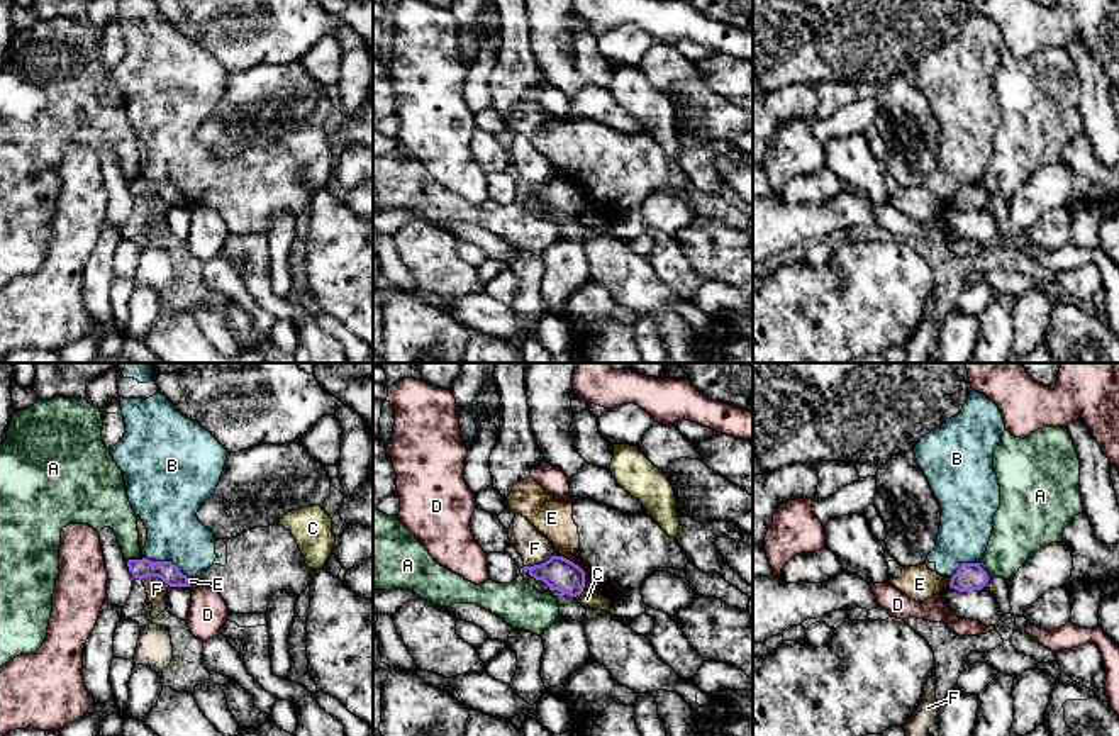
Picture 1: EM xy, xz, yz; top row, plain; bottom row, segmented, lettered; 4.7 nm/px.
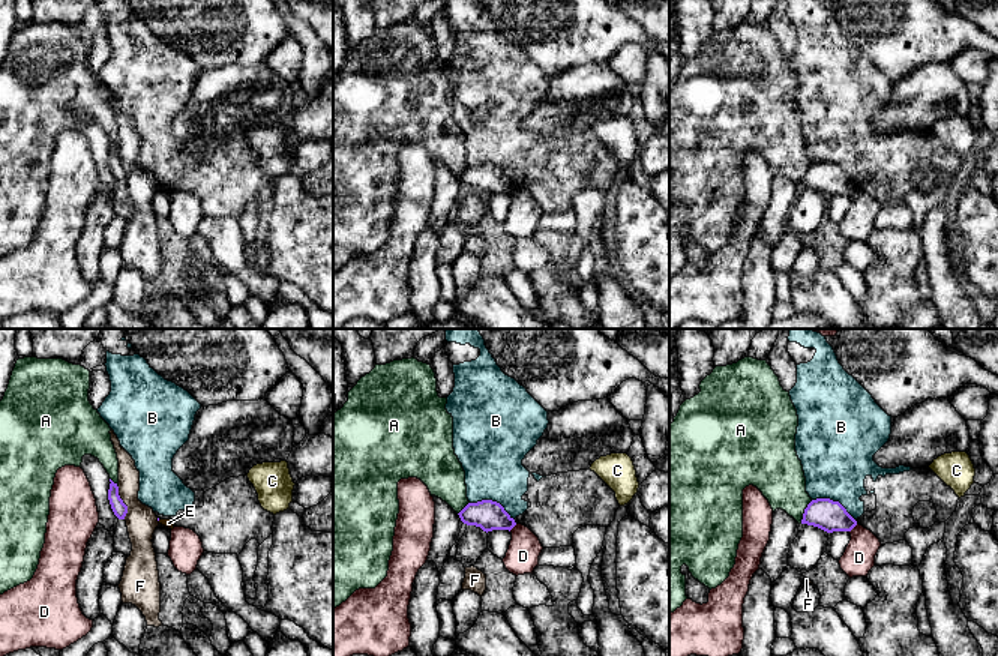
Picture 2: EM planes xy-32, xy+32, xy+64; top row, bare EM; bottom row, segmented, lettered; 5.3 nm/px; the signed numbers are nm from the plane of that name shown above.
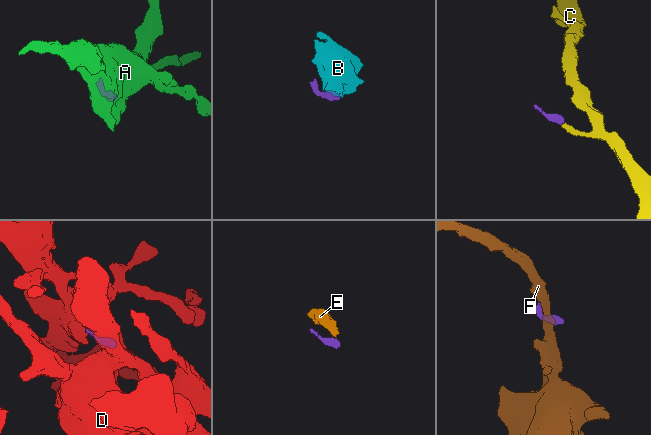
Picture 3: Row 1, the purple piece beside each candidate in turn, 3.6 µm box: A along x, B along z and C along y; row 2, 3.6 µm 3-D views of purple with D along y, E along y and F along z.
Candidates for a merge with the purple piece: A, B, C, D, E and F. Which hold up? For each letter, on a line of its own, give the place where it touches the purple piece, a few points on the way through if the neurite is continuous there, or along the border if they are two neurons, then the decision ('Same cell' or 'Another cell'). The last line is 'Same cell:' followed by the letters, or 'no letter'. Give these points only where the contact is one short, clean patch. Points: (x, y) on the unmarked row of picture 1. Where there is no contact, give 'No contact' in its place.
A: Touches purple at xy (134, 180). Boundary: xy (143, 178), (131, 178), (128, 182). Another cell
B: Touches purple at xy (167, 182). Boundary: xy (144, 177), (170, 180), (189, 197). Another cell
C: Touches purple at xz (578, 214). Boundary: xz (584, 211), (575, 217). Another cell
D: Touches purple at xz (584, 195). Another cell
E: Touches purple at xz (565, 178). Boundary: xz (562, 175), (572, 182). Another cell
F: Touches purple at xz (541, 184). Boundary: xz (555, 173), (540, 184), (524, 187). Another cell
Same cell: no letter

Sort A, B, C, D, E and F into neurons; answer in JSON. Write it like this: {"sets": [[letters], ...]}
{"sets": [["A"], ["B", "E"], ["C"], ["D"], ["F"]]}

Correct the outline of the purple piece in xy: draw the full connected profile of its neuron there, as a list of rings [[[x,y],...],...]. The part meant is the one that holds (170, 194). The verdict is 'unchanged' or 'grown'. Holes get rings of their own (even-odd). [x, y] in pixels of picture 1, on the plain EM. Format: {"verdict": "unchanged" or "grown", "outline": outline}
{"verdict": "unchanged", "outline": [[[148,178],[142,180],[129,180],[129,192],[134,198],[158,197],[170,207],[192,207],[188,197],[180,192],[176,185],[171,181],[151,181]]]}

